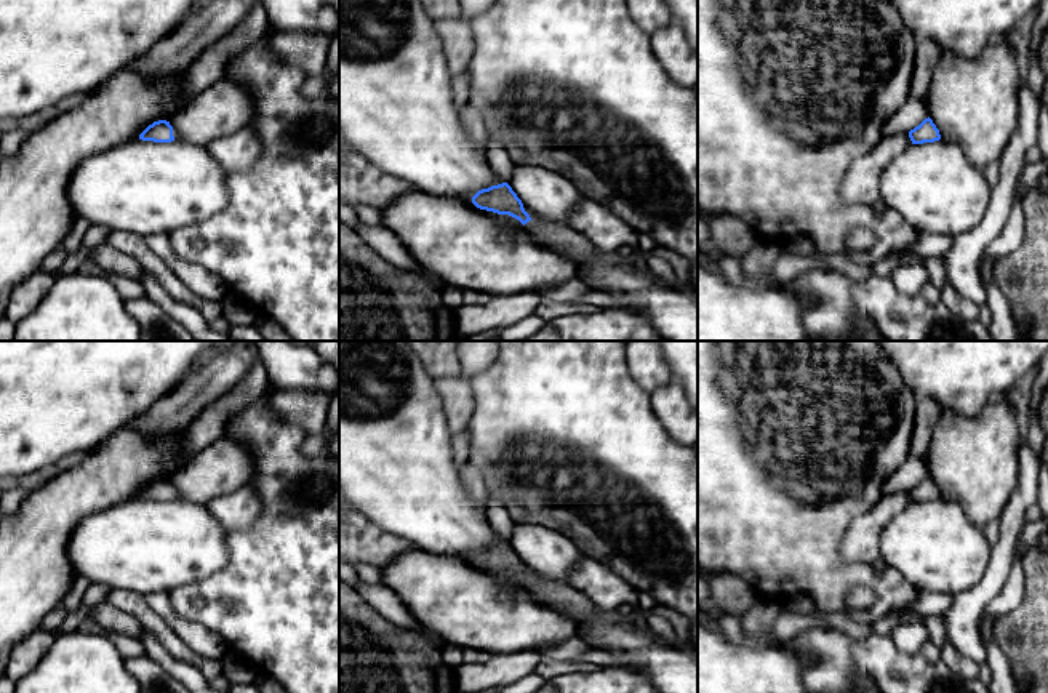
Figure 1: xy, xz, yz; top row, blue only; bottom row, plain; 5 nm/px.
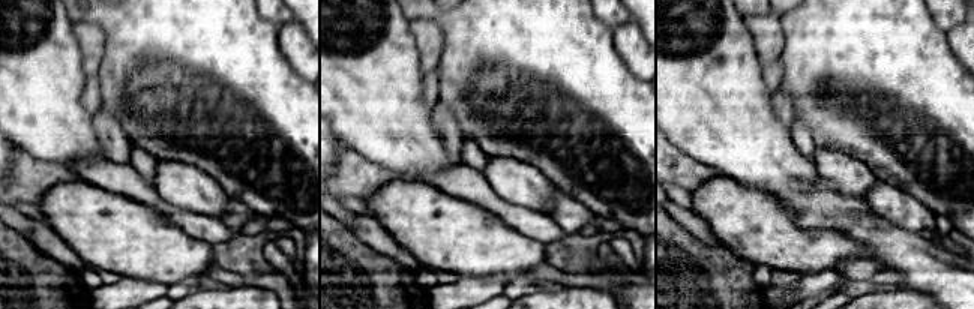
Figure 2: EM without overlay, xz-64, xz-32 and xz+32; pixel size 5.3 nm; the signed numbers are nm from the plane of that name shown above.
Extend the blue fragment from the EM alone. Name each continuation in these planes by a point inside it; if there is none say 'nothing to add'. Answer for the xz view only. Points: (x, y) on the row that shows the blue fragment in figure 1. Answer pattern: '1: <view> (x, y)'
1: xz (564, 237)

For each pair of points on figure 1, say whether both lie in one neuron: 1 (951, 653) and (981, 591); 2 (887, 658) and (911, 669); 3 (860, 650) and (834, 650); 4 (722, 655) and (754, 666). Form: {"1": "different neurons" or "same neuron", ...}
{"1": "different neurons", "2": "same neuron", "3": "different neurons", "4": "same neuron"}

